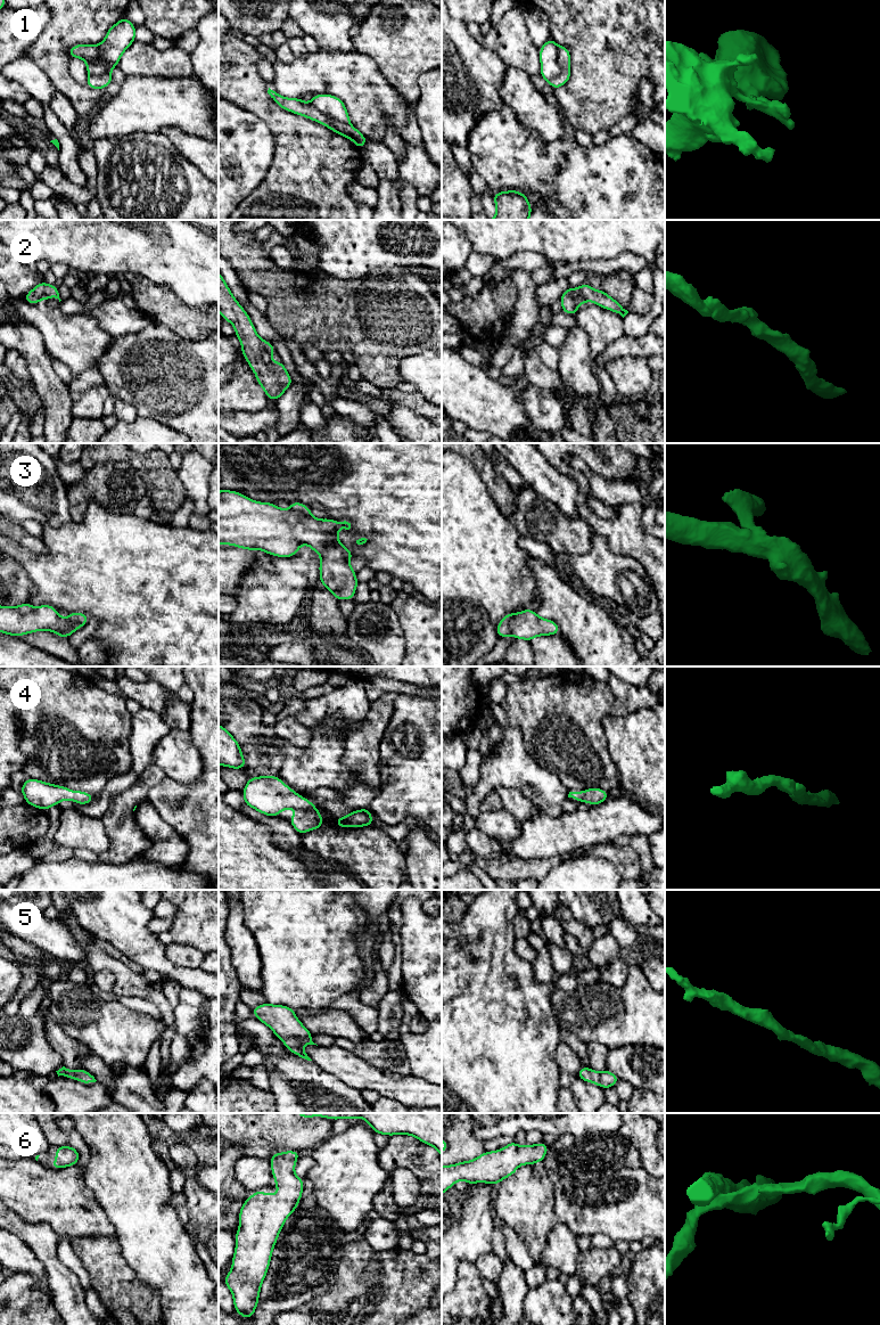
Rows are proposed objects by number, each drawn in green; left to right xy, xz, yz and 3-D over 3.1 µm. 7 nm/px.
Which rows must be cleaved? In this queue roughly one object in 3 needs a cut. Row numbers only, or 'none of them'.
1, 3

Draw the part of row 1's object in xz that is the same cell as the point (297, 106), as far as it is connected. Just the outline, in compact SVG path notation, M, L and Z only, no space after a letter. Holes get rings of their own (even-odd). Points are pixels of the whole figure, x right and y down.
M270 88L268 90L268 93L271 96L273 101L282 109L319 122L334 132L354 141L359 149L362 149L363 146L368 142L367 138L351 123L344 123L324 115L313 106L312 101L304 103L301 98L285 98Z

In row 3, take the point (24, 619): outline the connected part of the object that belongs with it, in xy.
M30 603L14 607L0 606L0 632L14 637L41 630L58 632L73 627L69 617L61 619L59 612L48 604L39 607Z

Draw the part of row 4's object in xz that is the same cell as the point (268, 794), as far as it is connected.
M278 776L248 778L241 793L247 807L270 817L278 817L285 809L294 808L295 813L288 821L298 834L323 827L322 815L316 807Z

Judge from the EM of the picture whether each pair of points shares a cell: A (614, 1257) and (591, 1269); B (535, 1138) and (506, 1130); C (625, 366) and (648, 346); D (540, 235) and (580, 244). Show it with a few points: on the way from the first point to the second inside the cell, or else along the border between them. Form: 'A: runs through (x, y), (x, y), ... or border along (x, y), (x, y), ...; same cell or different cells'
A: runs through (608, 1259), (597, 1264); same cell
B: border along (526, 1131), (539, 1130), (543, 1135); different cells
C: border along (647, 358), (622, 356), (610, 360); different cells
D: runs through (550, 235), (569, 235); same cell

